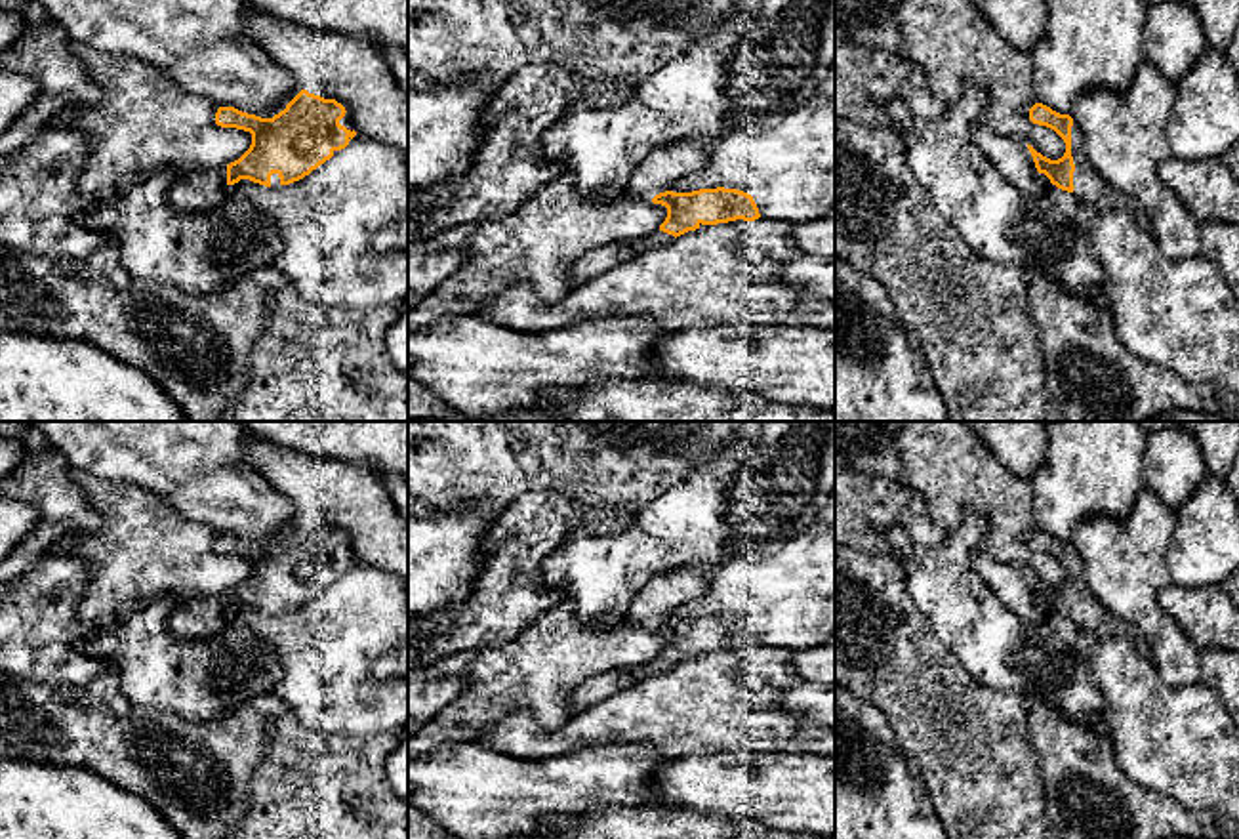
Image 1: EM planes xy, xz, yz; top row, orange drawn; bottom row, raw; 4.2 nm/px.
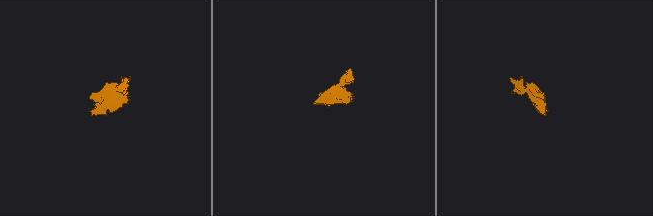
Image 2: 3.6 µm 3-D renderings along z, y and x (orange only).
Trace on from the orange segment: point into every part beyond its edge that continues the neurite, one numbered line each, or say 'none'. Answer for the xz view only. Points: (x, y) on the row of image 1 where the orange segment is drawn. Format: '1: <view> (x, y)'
1: xz (662, 168)

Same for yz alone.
1: yz (1089, 187)

